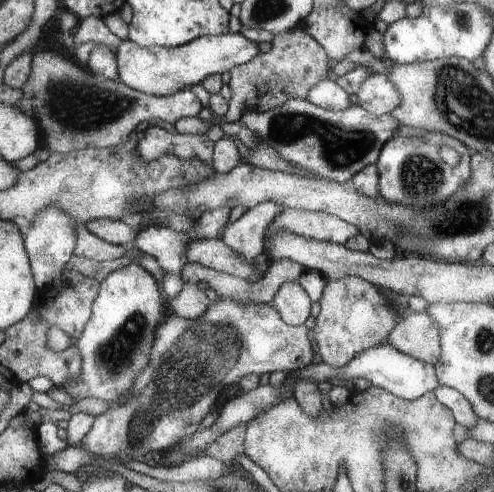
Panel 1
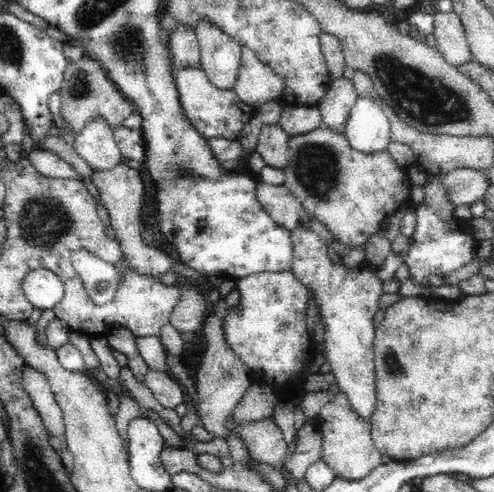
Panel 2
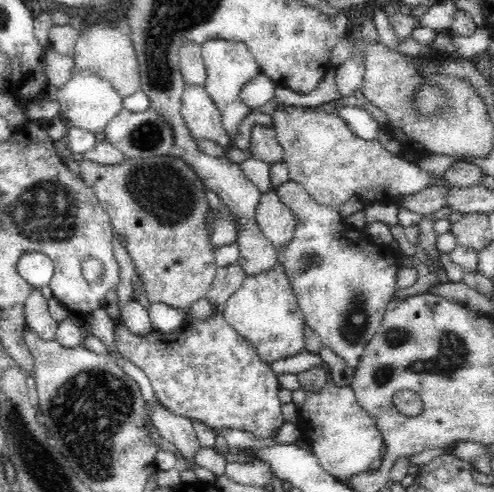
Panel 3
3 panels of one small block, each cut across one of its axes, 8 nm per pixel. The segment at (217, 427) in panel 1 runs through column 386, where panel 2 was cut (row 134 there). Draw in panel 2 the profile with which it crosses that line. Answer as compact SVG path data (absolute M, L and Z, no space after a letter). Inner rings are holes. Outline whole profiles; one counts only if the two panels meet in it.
M358 98L346 122L346 140L360 154L388 152L392 126L384 110L370 98Z

